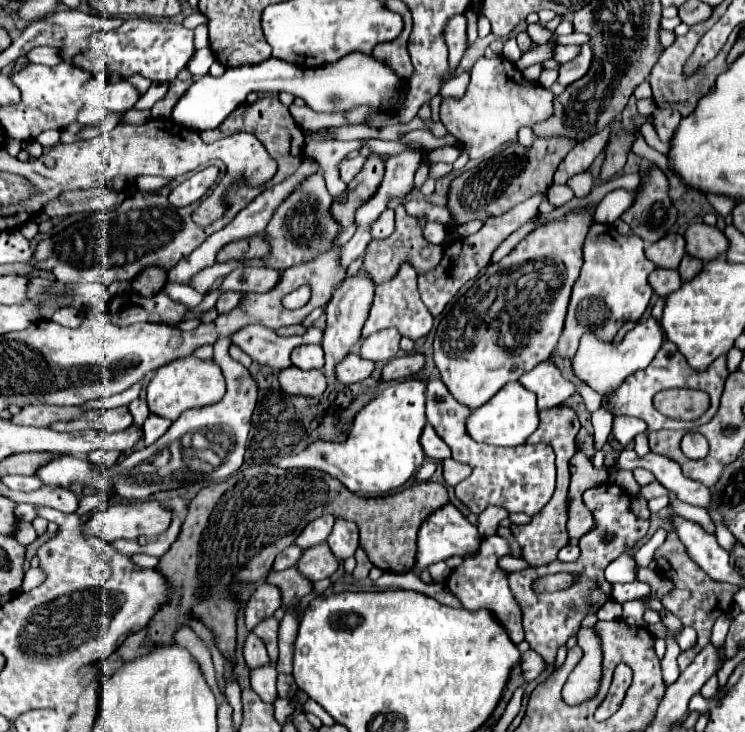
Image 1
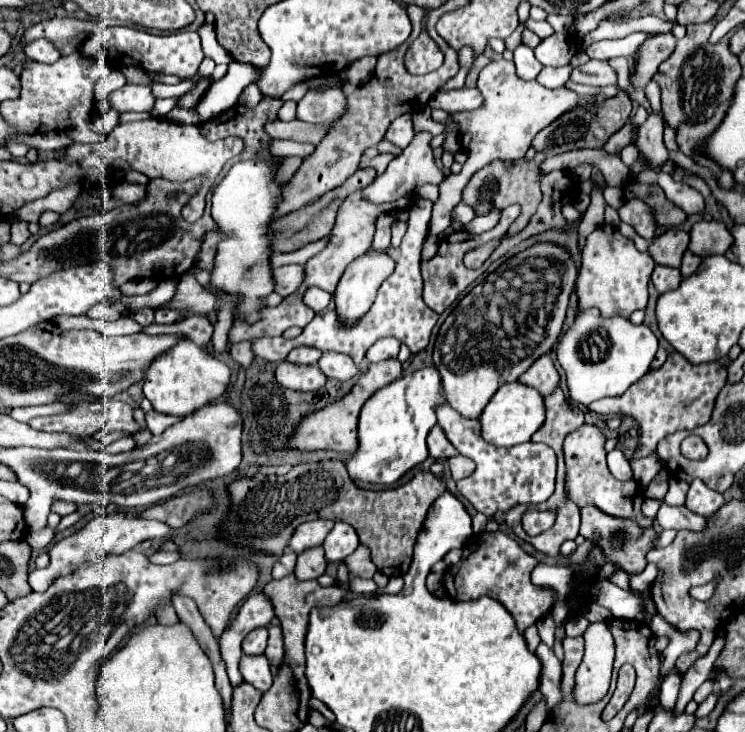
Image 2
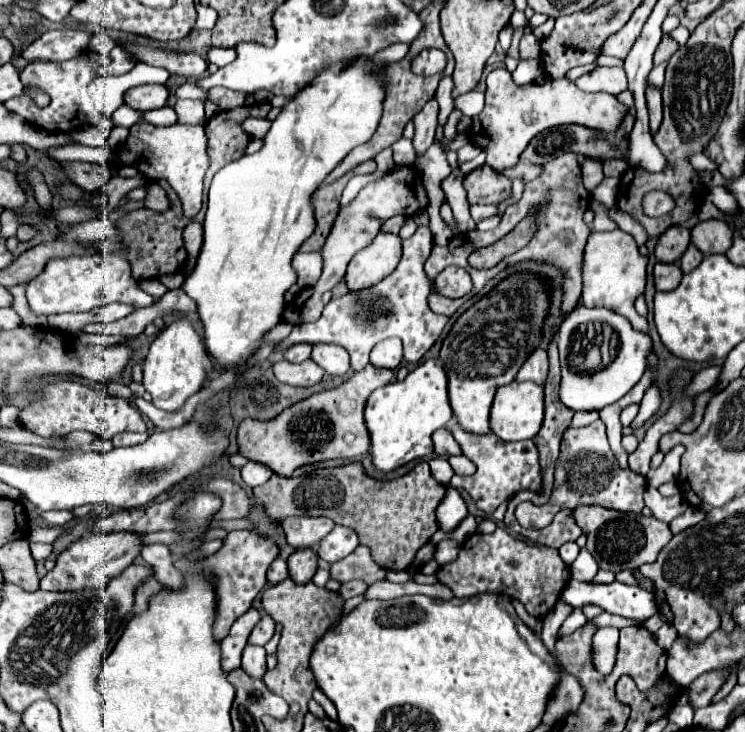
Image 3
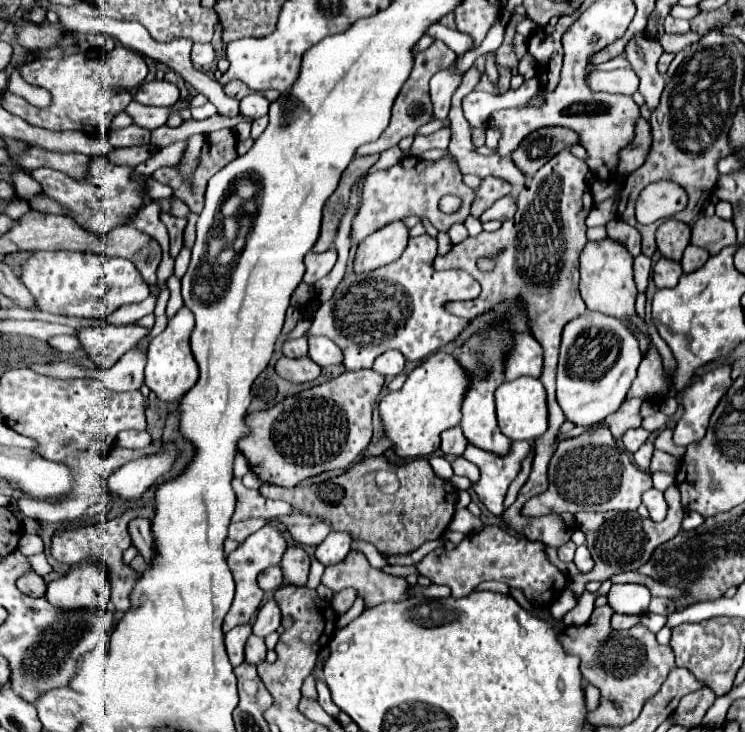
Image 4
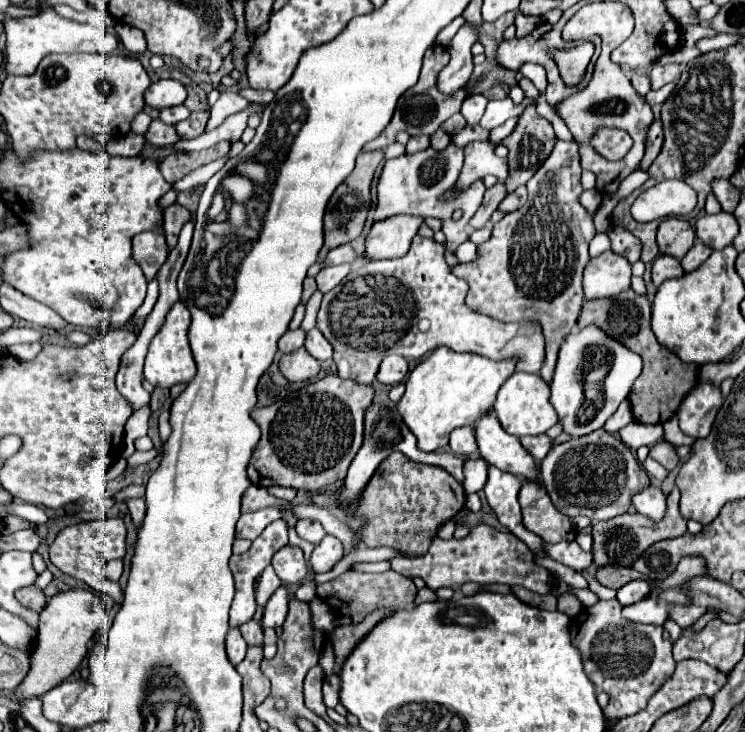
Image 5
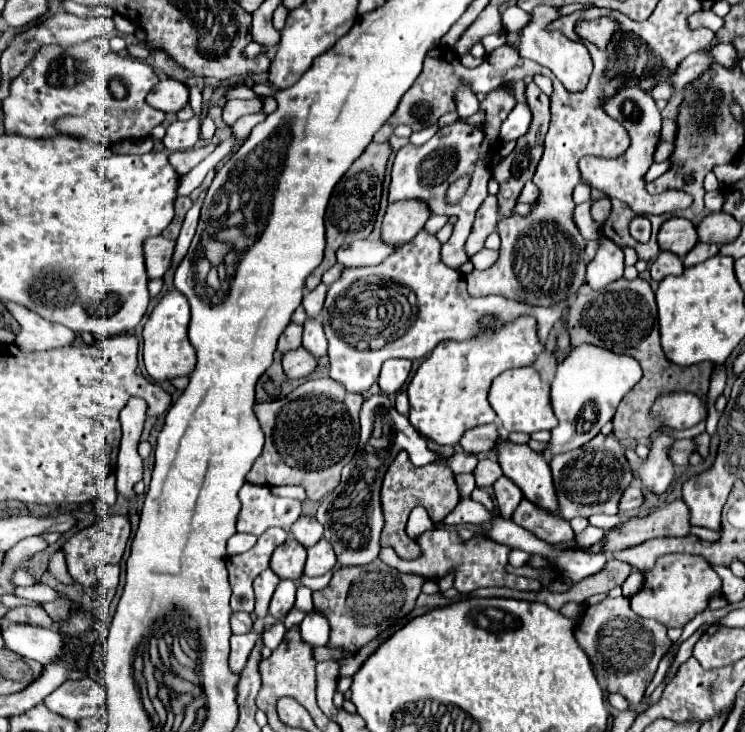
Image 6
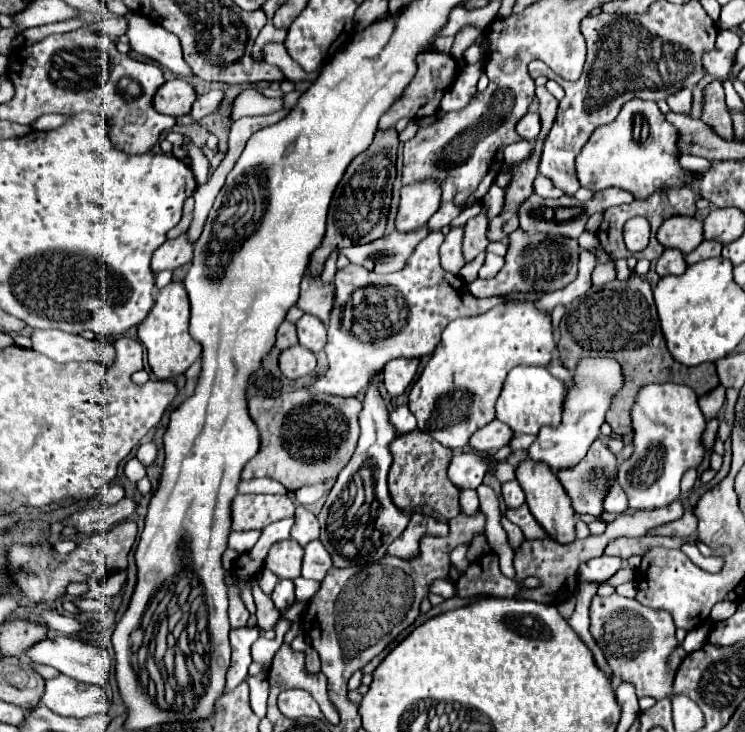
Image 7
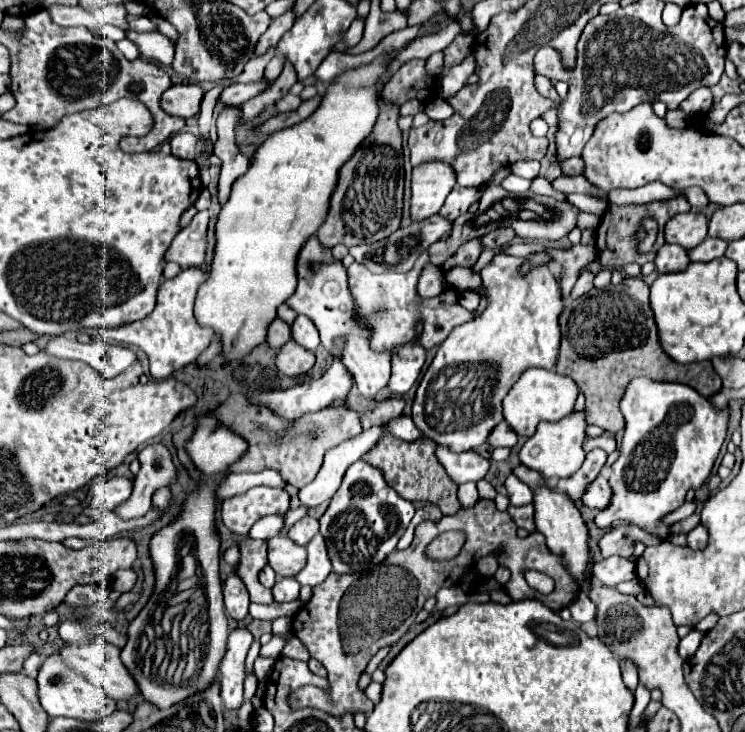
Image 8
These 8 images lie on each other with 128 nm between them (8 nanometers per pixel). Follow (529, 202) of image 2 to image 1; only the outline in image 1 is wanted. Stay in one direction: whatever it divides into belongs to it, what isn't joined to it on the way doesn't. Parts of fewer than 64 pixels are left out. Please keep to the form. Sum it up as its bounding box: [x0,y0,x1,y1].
[448,138,576,230]

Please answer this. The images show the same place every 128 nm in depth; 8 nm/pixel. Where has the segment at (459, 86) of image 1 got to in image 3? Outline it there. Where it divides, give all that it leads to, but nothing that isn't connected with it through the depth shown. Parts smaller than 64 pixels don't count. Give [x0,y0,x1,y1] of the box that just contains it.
[454,90,484,116]

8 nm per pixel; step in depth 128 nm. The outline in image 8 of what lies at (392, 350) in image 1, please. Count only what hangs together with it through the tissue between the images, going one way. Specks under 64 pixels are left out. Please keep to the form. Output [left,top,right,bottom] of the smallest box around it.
[388,344,426,396]

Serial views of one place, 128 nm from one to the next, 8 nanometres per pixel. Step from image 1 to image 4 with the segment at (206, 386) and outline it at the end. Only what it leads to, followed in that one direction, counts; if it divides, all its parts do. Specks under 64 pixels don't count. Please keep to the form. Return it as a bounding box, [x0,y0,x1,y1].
[144,306,198,402]

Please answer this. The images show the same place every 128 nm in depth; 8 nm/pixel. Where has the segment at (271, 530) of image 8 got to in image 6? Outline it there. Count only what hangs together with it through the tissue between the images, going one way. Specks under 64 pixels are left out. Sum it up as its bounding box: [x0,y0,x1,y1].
[228,534,256,554]

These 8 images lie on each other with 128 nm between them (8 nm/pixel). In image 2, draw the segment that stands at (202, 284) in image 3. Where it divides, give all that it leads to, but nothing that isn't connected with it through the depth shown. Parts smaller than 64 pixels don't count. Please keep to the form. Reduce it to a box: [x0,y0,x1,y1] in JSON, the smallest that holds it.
[212,86,346,322]

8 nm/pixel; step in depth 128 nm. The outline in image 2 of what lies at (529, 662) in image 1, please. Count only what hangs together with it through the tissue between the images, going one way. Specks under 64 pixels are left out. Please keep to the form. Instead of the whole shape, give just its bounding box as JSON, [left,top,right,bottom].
[535,642,562,716]

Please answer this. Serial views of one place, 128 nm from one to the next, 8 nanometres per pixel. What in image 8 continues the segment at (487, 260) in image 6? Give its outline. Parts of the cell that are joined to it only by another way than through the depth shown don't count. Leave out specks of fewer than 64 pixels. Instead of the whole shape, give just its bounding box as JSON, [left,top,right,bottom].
[412,254,564,452]

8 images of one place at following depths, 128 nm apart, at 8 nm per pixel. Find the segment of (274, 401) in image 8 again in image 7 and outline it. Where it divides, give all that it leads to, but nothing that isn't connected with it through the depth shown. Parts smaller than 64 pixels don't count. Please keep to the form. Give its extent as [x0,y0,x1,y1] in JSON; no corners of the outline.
[310,232,522,396]

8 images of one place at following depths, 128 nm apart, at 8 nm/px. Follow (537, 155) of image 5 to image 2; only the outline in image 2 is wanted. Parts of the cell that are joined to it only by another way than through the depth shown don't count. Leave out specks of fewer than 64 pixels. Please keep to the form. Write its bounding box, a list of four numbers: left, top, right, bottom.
[532,88,632,156]

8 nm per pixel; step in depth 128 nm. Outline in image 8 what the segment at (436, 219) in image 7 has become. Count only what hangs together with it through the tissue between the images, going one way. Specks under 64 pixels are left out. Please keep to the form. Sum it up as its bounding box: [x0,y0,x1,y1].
[440,188,482,220]

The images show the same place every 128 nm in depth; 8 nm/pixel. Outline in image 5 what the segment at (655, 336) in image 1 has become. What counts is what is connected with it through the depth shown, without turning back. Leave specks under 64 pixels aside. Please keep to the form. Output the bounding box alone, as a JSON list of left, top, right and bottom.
[550,326,642,438]

